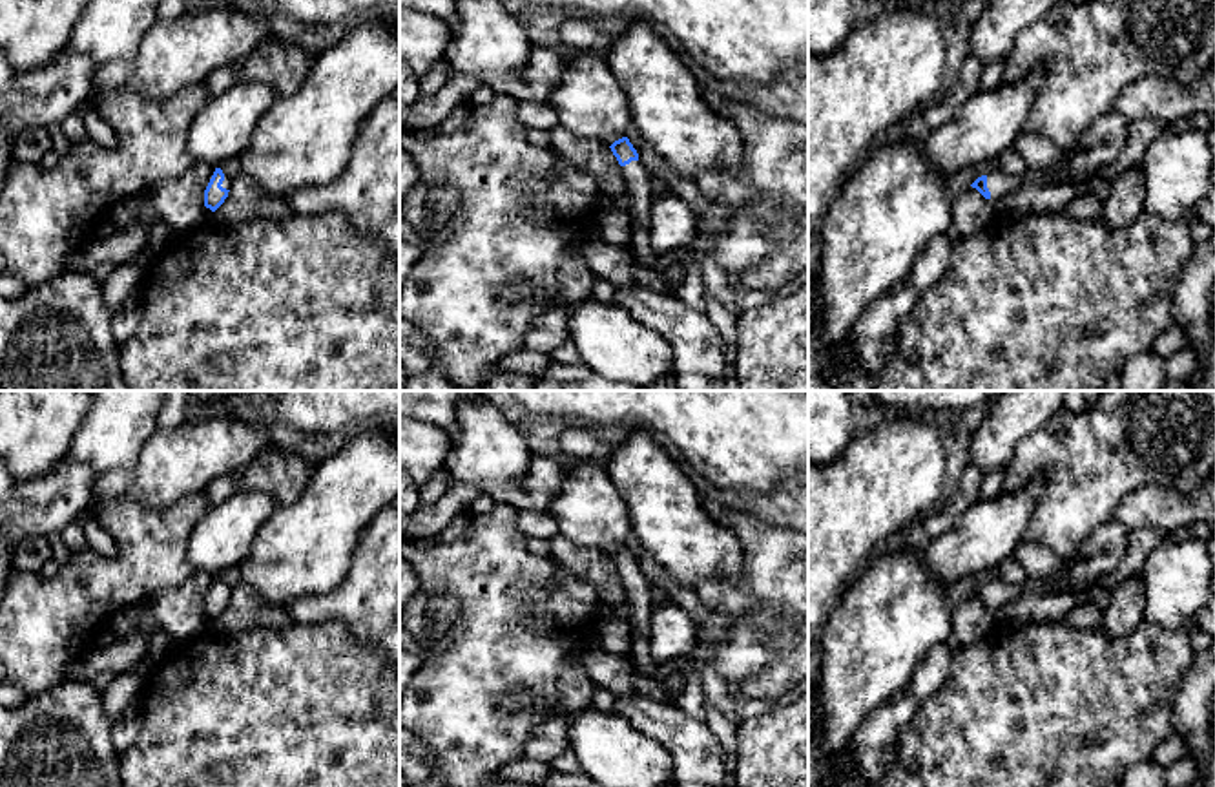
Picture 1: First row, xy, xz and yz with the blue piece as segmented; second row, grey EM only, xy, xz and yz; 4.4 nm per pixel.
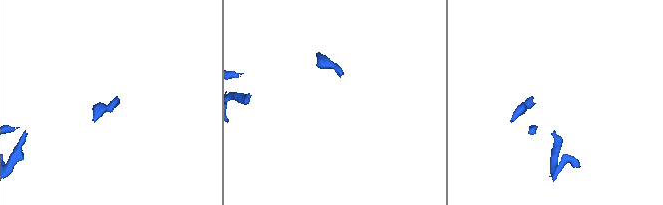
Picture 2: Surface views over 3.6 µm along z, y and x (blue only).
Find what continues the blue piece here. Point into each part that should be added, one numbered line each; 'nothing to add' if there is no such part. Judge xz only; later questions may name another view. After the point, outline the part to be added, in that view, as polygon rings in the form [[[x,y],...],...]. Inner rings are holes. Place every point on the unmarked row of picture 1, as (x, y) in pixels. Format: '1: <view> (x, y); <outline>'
1: xz (637, 587); [[[631,570],[622,575],[622,584],[633,608],[633,645],[629,650],[633,672],[653,676],[664,665],[659,665],[651,656],[651,608],[655,604],[649,590],[651,582],[640,570]]]

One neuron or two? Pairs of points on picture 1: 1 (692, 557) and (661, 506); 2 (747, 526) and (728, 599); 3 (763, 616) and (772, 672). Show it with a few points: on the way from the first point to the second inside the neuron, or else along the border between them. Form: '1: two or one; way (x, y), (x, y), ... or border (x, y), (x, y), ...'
1: one; way (692, 545), (668, 519)
2: one; way (754, 545), (754, 574), (747, 581)
3: two; border (789, 629), (770, 649), (770, 660), (739, 685)

